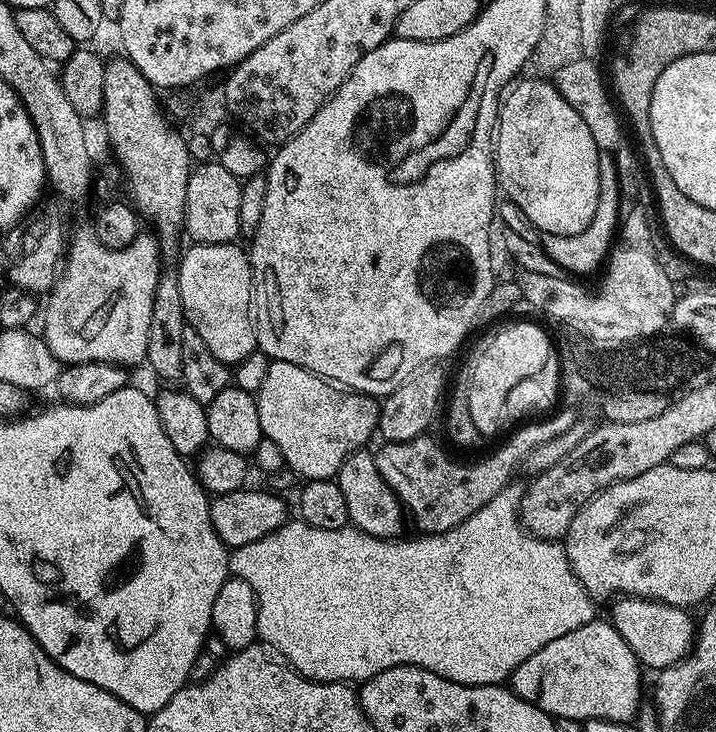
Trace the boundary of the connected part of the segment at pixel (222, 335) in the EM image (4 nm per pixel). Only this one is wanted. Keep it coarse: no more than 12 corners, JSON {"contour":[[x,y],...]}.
{"contour":[[189,243],[176,272],[187,327],[218,362],[257,351],[239,243]]}

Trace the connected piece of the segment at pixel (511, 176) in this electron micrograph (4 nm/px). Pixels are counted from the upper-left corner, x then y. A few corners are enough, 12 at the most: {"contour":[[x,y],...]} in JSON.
{"contour":[[548,78],[507,89],[498,188],[541,234],[598,205],[589,127]]}

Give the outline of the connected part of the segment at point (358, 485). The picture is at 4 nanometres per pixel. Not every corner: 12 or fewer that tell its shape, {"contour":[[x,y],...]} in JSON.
{"contour":[[371,451],[351,452],[334,479],[351,527],[395,540],[406,509]]}

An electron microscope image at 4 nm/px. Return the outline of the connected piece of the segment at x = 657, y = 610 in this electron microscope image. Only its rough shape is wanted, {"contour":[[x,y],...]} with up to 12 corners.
{"contour":[[640,596],[615,601],[610,623],[645,669],[692,651],[693,613]]}

